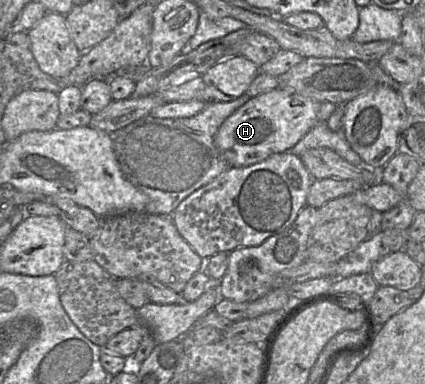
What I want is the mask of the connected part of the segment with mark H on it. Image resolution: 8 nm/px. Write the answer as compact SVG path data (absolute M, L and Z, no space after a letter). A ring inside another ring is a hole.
M276 88L249 99L220 126L215 143L231 167L259 163L270 155L291 150L319 121L321 102L294 90Z

